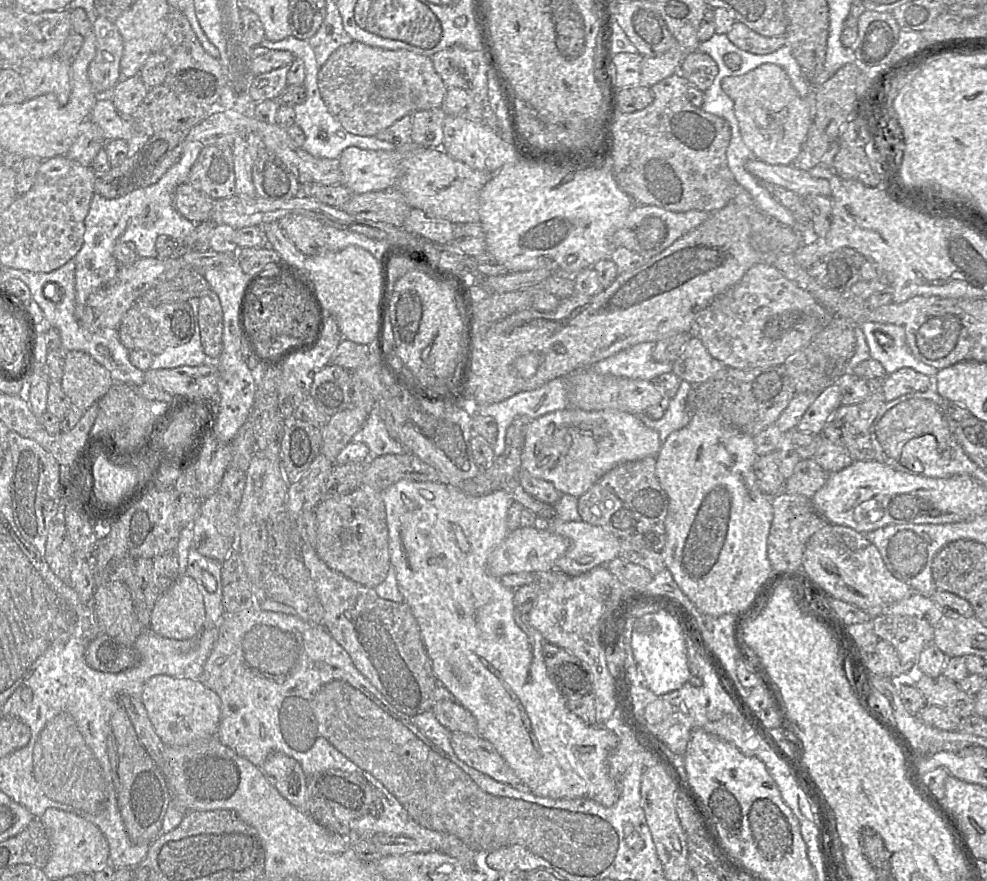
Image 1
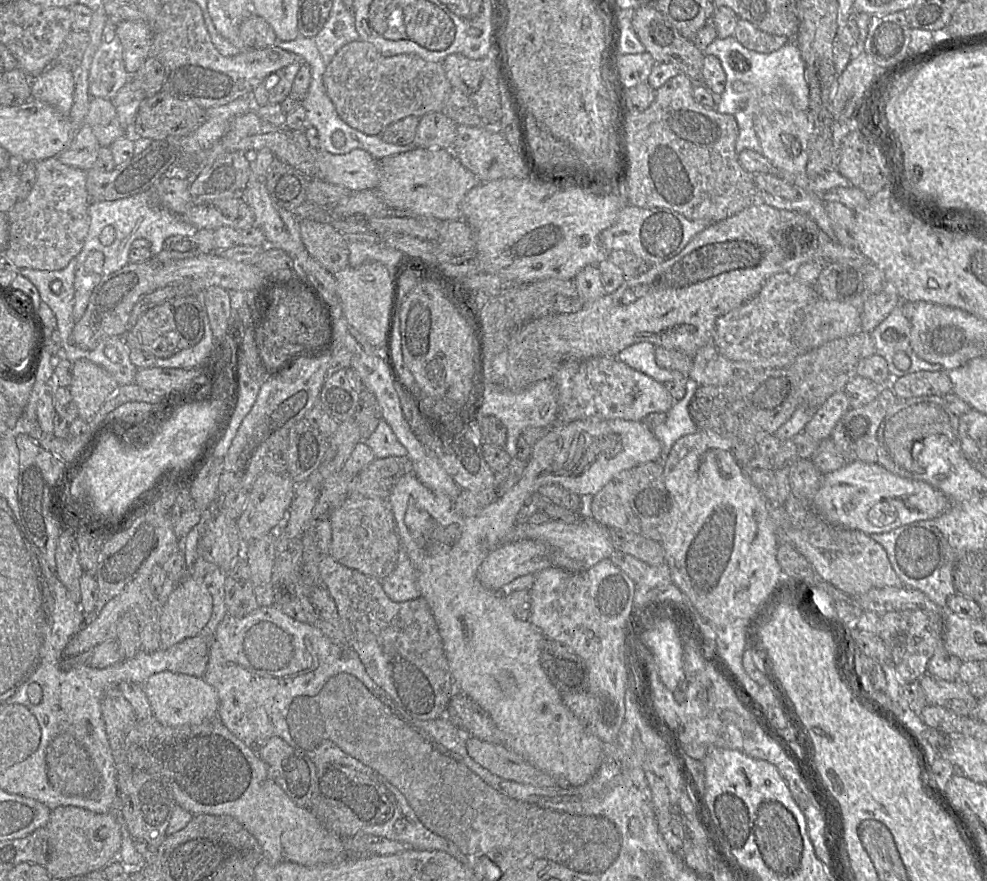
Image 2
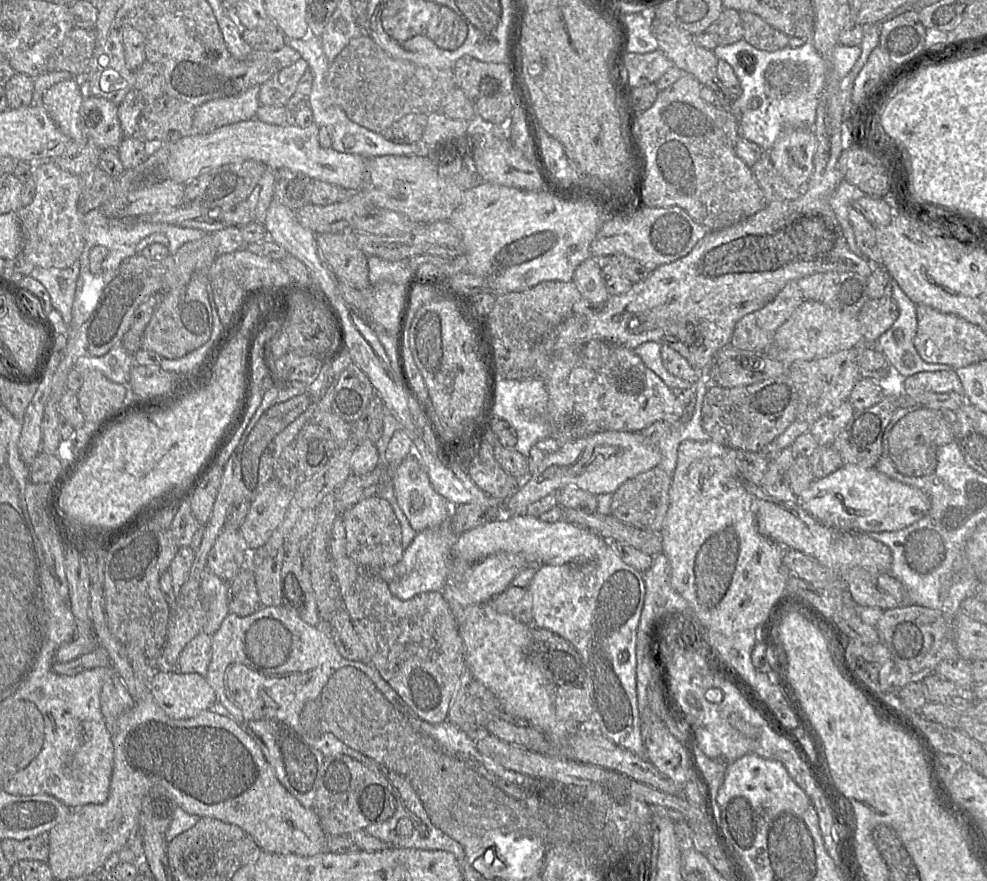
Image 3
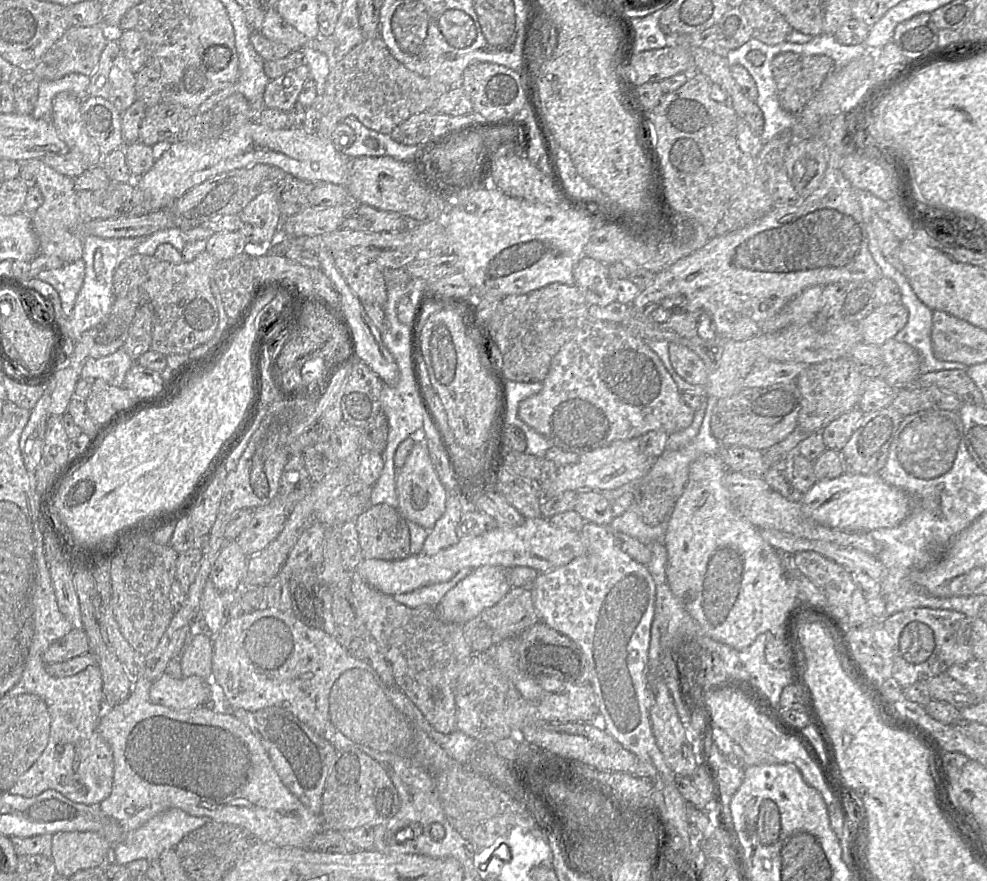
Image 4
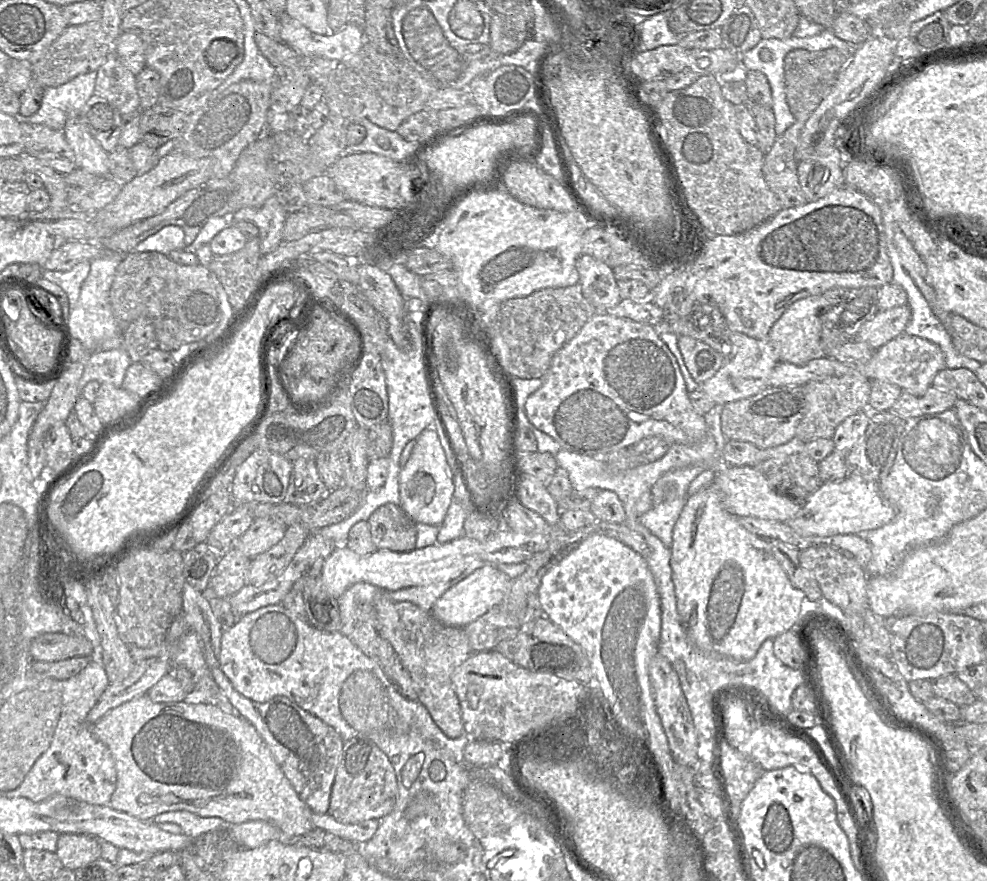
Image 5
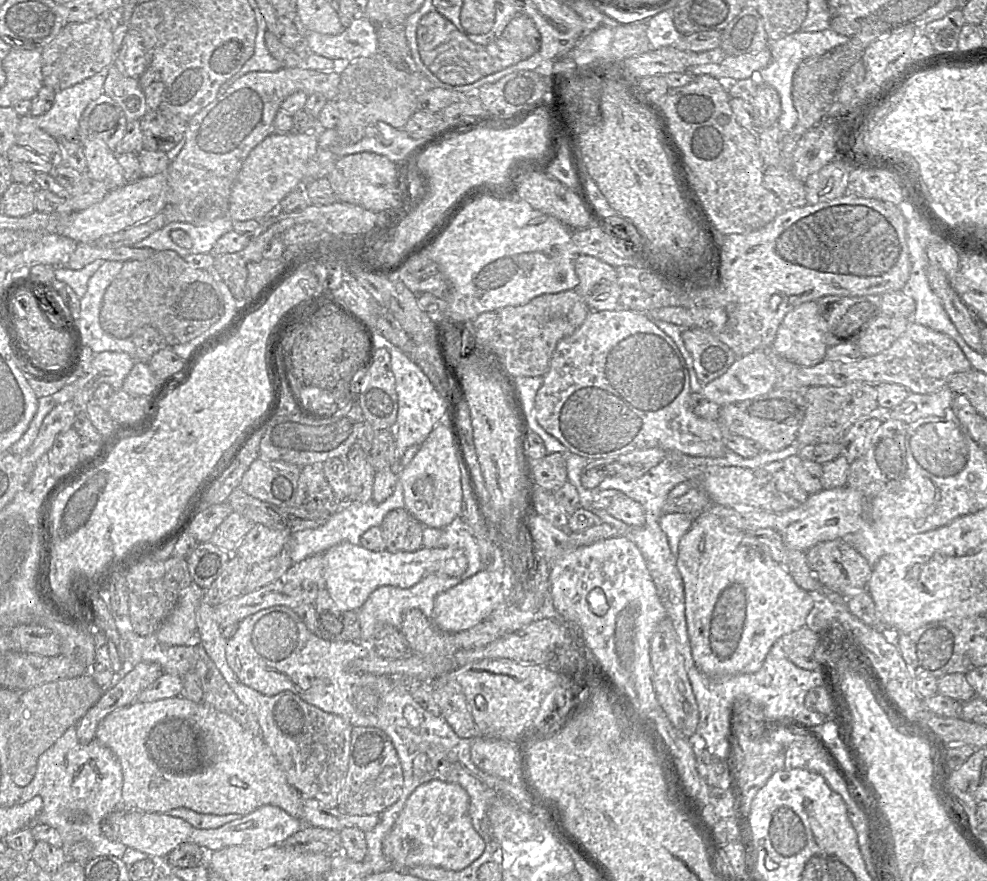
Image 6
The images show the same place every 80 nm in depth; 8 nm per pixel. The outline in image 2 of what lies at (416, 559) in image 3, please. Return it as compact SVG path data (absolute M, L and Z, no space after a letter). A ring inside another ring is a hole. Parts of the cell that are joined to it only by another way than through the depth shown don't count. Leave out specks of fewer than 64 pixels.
M402 549L394 570L381 582L384 592L394 602L405 602L420 596L417 572Z

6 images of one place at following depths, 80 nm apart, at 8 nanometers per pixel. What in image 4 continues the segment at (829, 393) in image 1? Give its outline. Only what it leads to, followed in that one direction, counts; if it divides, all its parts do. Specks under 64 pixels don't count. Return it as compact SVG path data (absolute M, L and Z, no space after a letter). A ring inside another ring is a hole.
M858 407L842 414L821 430L827 448L840 451L849 441L864 412Z

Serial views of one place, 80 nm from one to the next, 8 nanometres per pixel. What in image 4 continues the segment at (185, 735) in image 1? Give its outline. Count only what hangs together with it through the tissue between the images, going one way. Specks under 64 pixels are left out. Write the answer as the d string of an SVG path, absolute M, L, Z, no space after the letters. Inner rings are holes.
M164 673L152 683L150 690L153 703L174 710L210 705L210 696L211 684L198 676L176 679Z

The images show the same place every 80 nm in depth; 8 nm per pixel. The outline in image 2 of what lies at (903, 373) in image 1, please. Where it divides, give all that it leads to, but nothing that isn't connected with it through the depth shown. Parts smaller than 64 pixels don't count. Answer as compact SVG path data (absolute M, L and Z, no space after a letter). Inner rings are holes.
M918 371L898 377L892 390L898 399L920 396L945 396L953 391L948 371Z

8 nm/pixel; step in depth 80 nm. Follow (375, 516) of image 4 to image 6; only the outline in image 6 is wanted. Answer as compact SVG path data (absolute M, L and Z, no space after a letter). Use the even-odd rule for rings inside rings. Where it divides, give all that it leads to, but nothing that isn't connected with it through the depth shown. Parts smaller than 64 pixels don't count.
M405 508L387 513L379 528L386 550L414 552L422 548L423 525Z

